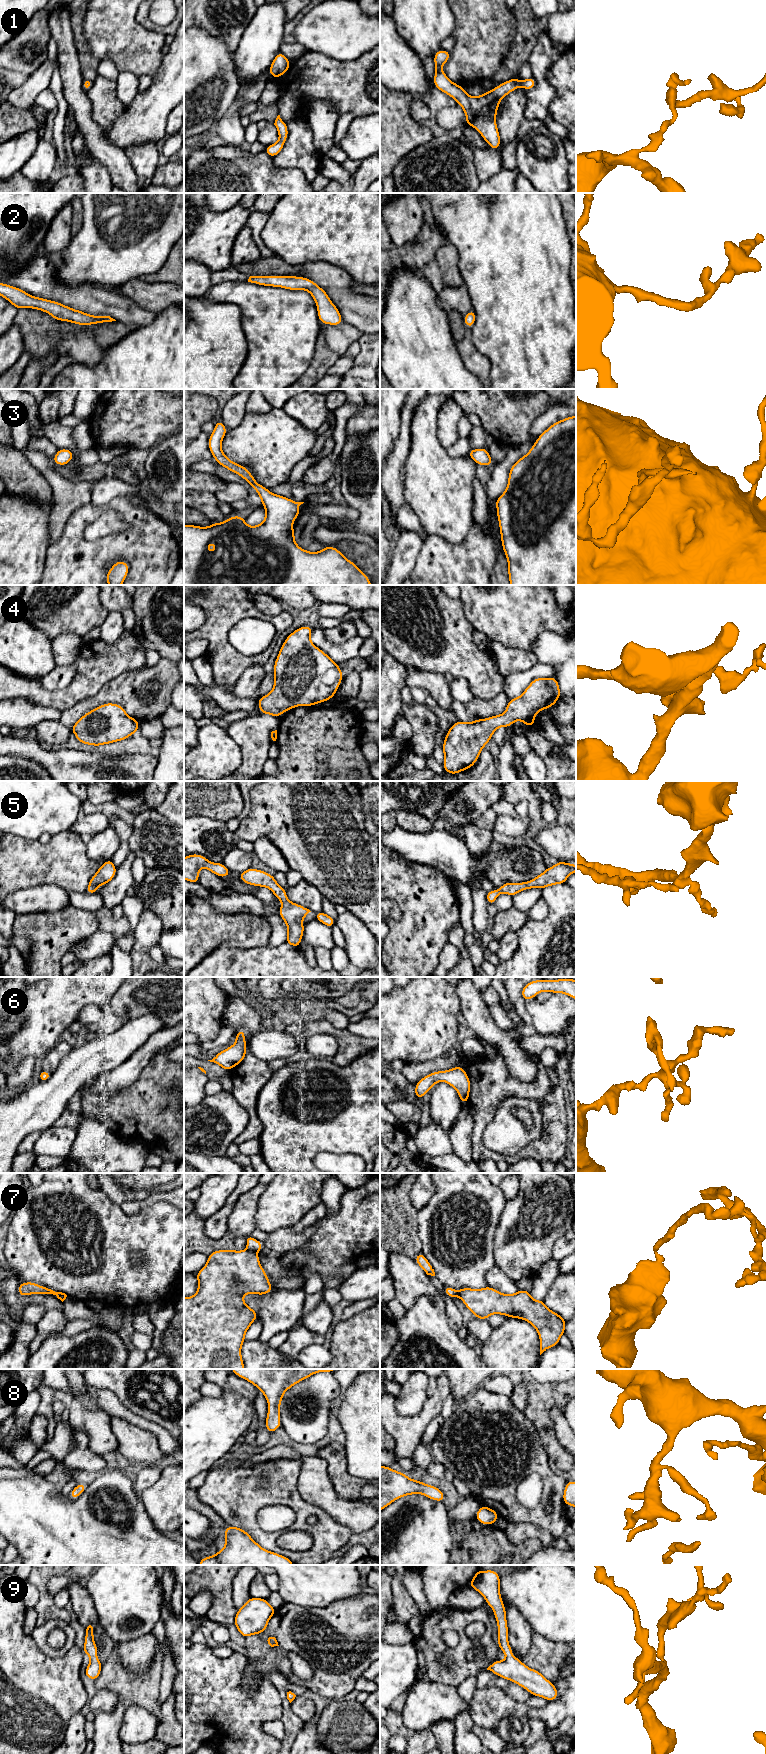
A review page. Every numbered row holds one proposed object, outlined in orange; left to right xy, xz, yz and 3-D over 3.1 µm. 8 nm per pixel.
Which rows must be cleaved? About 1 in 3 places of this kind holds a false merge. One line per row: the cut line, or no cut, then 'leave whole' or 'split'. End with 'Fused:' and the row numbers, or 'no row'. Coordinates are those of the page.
1: no cut; leave whole
2: no cut; leave whole
3: no cut; leave whole
4: no cut; leave whole
5: no cut; leave whole
6: no cut; leave whole
7: cut in xz along (248, 1249), (255, 1253); split
8: no cut; leave whole
9: no cut; leave whole
Fused: 7

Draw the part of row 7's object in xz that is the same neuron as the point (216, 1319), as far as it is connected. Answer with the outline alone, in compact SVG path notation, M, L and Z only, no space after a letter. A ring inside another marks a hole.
M216 1250L206 1265L196 1273L198 1289L194 1296L184 1297L184 1369L245 1369L241 1348L245 1334L258 1313L243 1300L244 1294L265 1295L274 1287L261 1267L258 1255L250 1250Z

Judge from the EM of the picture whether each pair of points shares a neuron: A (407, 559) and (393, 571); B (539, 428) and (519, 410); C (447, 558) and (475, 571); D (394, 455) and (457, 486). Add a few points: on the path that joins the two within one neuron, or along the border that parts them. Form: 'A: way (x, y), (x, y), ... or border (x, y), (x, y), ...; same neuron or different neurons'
A: way (404, 562), (396, 570); same neuron
B: border (549, 406), (534, 420), (530, 428), (532, 437); different neurons
C: way (454, 565), (460, 571), (468, 571); same neuron
D: border (411, 437), (403, 483); different neurons

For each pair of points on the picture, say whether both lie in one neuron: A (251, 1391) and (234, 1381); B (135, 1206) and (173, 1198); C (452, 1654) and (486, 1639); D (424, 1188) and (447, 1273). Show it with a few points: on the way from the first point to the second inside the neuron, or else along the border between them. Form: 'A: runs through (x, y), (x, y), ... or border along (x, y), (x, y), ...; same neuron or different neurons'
A: runs through (247, 1390), (238, 1385); same neuron
B: runs through (144, 1203), (155, 1197), (164, 1197); same neuron
C: runs through (466, 1665), (481, 1665), (493, 1653); same neuron
D: border along (433, 1183), (433, 1195), (419, 1208); different neurons

